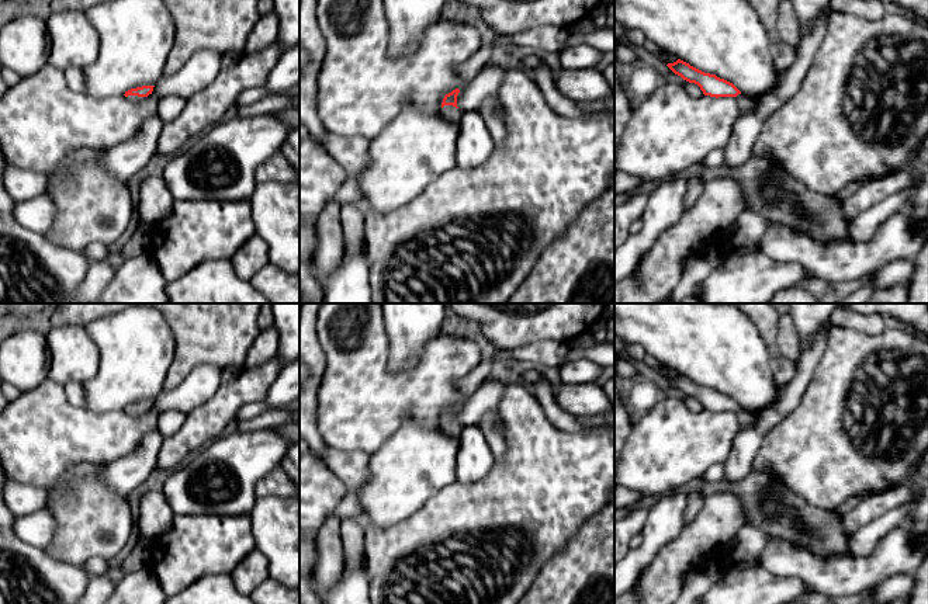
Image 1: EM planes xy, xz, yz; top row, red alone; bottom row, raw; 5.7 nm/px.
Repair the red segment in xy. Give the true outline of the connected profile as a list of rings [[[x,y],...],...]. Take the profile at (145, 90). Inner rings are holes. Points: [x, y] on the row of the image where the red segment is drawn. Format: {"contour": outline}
{"contour": [[[142,86],[142,87],[136,87],[136,88],[131,88],[128,91],[125,91],[125,97],[132,101],[132,103],[138,103],[142,101],[145,97],[148,97],[149,94],[152,94],[155,86]]]}

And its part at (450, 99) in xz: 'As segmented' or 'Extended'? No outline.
Extended

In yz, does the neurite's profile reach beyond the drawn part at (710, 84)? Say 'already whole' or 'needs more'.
needs more

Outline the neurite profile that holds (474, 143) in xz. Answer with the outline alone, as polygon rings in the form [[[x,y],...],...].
[[[478,111],[464,112],[456,146],[457,167],[479,167],[491,156],[494,146],[484,115]]]

